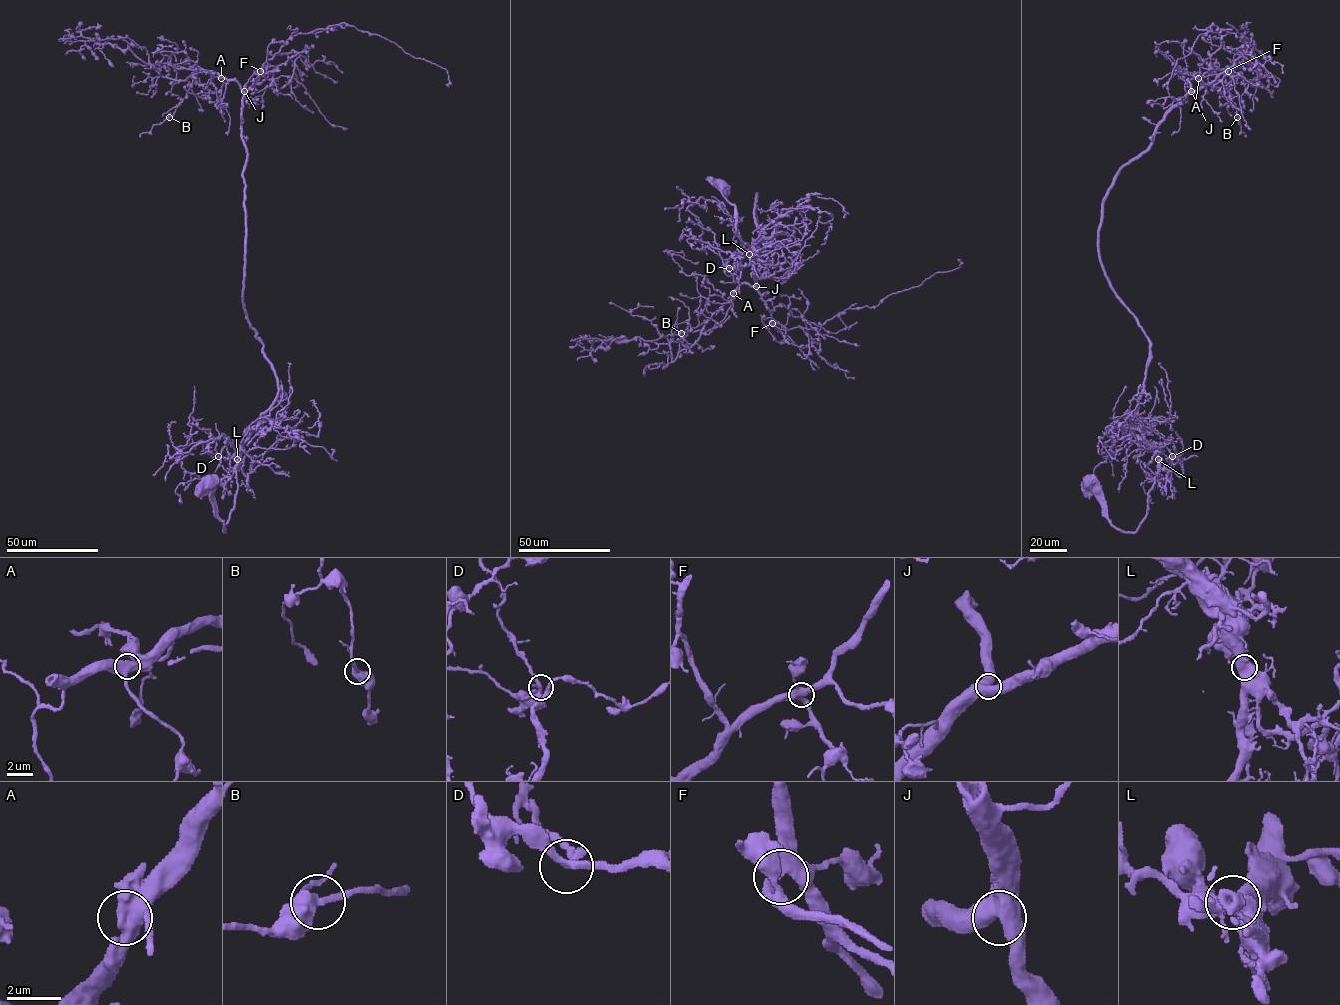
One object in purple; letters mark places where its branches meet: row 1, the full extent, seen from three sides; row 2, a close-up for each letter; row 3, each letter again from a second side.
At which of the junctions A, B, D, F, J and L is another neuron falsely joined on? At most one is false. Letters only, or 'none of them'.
A

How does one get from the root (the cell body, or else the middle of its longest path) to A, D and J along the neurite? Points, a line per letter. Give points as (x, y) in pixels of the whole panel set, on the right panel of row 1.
A: (1093, 482), (1109, 521), (1134, 532), (1158, 471), (1137, 413), (1150, 341), (1101, 261), (1101, 205), (1198, 78)
D: (1093, 482), (1109, 521), (1122, 531), (1134, 532), (1146, 513), (1147, 495), (1158, 468), (1170, 471), (1172, 456)
J: (1093, 482), (1109, 521), (1134, 532), (1158, 471), (1137, 413), (1150, 341), (1101, 261), (1101, 205), (1191, 91)

